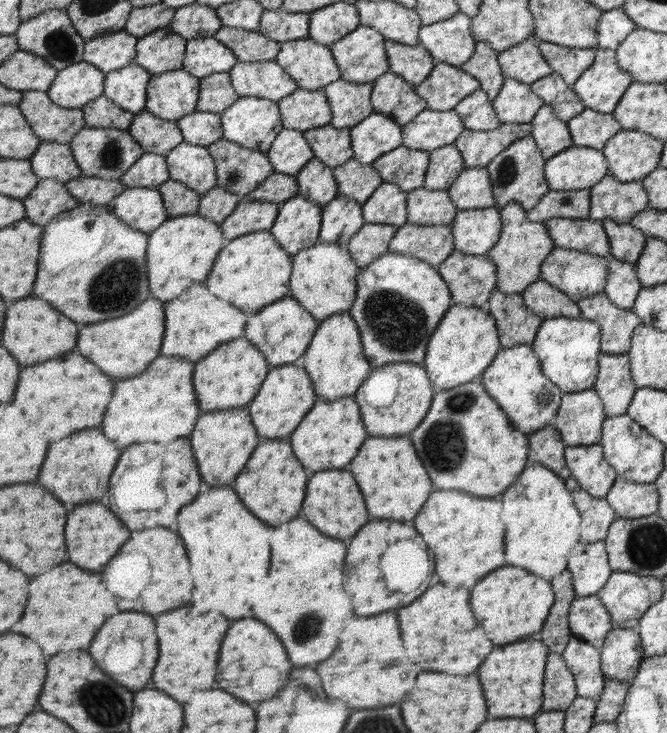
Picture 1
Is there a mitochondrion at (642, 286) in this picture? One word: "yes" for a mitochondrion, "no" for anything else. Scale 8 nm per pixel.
no

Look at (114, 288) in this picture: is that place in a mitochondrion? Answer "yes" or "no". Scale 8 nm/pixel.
yes

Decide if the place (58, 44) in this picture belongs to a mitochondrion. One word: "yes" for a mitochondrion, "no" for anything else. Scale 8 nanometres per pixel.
yes

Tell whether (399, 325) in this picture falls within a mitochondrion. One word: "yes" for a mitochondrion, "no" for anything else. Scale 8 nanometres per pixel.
yes

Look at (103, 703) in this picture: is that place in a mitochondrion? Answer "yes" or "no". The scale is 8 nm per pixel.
yes

